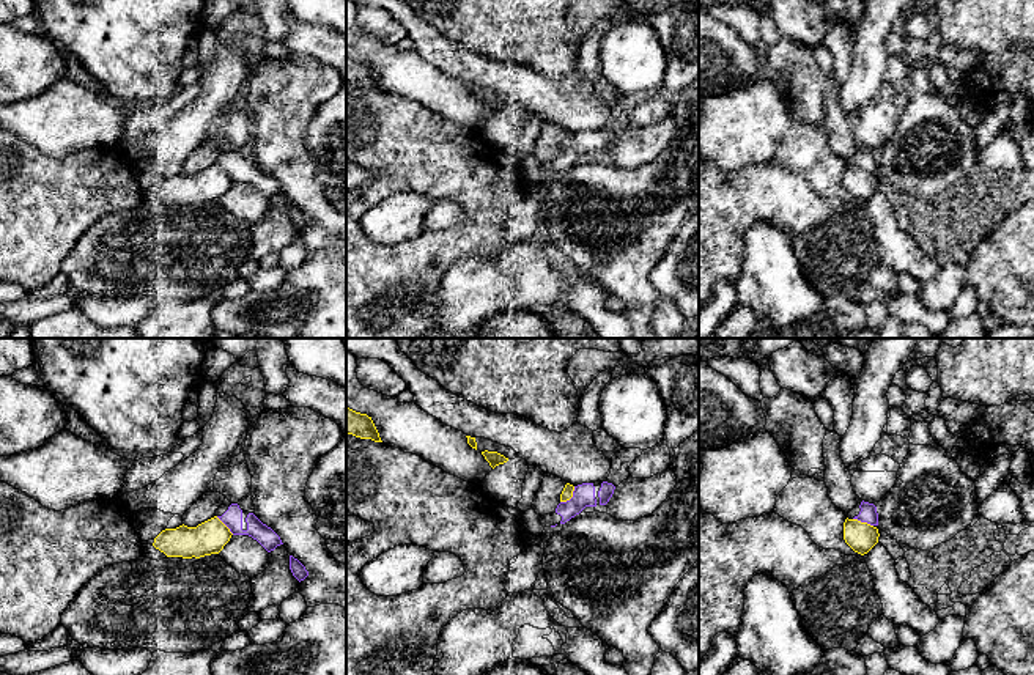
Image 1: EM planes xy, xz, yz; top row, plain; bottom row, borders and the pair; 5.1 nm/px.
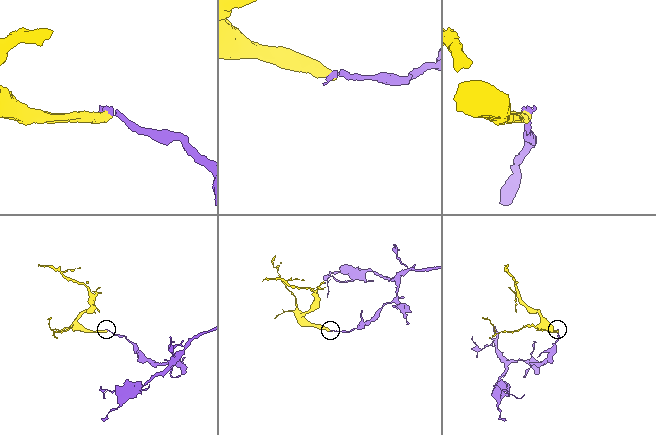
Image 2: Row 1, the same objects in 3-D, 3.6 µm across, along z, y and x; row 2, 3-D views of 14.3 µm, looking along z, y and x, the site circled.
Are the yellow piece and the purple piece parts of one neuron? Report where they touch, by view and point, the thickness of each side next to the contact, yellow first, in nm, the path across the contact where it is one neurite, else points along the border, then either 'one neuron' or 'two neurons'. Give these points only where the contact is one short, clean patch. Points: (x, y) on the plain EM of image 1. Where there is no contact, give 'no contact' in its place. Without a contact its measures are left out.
xz (570, 145) | 60/110 nm | along xz (575, 134), (573, 142), (561, 150) | two neurons

